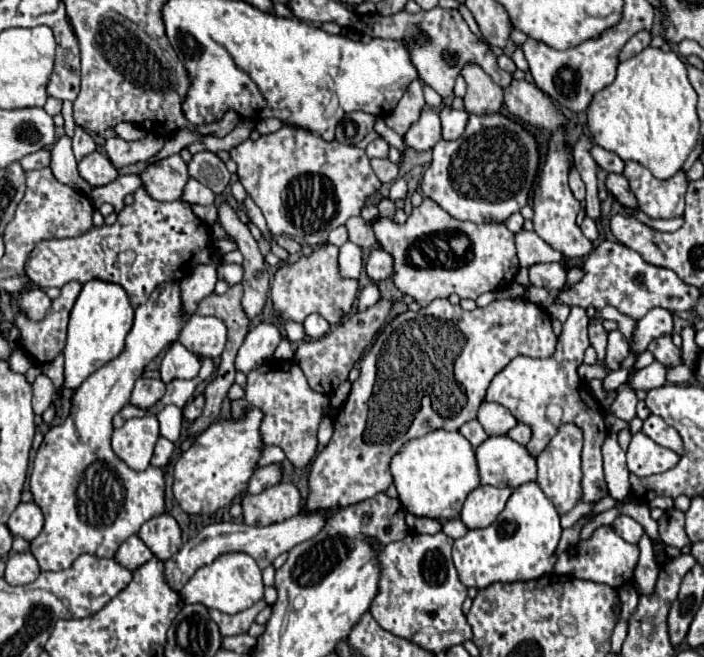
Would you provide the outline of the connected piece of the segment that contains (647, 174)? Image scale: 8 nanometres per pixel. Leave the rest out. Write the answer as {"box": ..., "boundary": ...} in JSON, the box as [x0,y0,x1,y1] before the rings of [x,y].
{"box":[623,161,687,219],"boundary":[[[627,161],[623,175],[627,181],[631,181],[629,187],[635,193],[639,209],[643,213],[659,219],[683,217],[687,193],[687,179],[683,171],[679,171],[675,177],[667,181],[661,181],[655,179],[651,171],[645,169],[641,163]]]}

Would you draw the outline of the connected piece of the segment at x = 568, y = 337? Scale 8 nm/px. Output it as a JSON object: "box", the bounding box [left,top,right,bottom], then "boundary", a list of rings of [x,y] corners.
{"box":[487,307,609,503],"boundary":[[[573,307],[571,315],[563,323],[563,331],[559,335],[557,349],[551,357],[547,359],[531,359],[525,355],[515,357],[501,373],[495,375],[487,389],[487,401],[495,401],[511,411],[511,415],[531,427],[531,441],[527,443],[529,455],[537,457],[549,443],[549,439],[557,431],[557,423],[551,423],[547,419],[547,407],[549,405],[559,405],[563,409],[563,417],[559,423],[575,423],[585,439],[587,439],[587,469],[583,477],[583,501],[585,503],[599,503],[603,497],[609,495],[607,483],[605,483],[605,473],[603,473],[603,453],[601,447],[607,437],[607,427],[603,421],[603,409],[597,403],[595,397],[591,397],[587,383],[579,377],[577,369],[583,363],[583,353],[591,345],[587,339],[587,325],[589,317],[583,307]]]}

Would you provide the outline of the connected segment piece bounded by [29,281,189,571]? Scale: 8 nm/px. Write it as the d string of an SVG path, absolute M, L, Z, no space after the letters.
M177 281L161 283L149 301L135 309L135 323L127 335L123 353L109 361L105 367L95 371L71 397L71 413L65 423L51 427L35 455L31 471L31 493L33 501L41 507L45 515L43 531L31 541L31 553L35 555L41 571L61 571L67 569L81 553L95 557L115 557L119 545L135 535L145 521L165 511L165 477L159 467L147 467L145 471L129 469L111 449L111 419L121 407L129 403L133 383L143 375L143 369L173 341L177 341L181 329L185 327L189 315L183 309L181 287Z

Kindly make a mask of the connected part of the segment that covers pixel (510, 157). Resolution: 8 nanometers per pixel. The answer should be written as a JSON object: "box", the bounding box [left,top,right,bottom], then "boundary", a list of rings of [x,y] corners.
{"box":[421,115,539,223],"boundary":[[[471,115],[465,133],[455,141],[439,141],[433,147],[433,161],[423,175],[421,191],[425,197],[433,199],[439,207],[443,207],[451,217],[473,223],[503,223],[511,213],[517,213],[527,205],[529,191],[535,181],[535,173],[539,167],[539,153],[535,137],[525,131],[519,123],[503,117],[503,115]]]}

